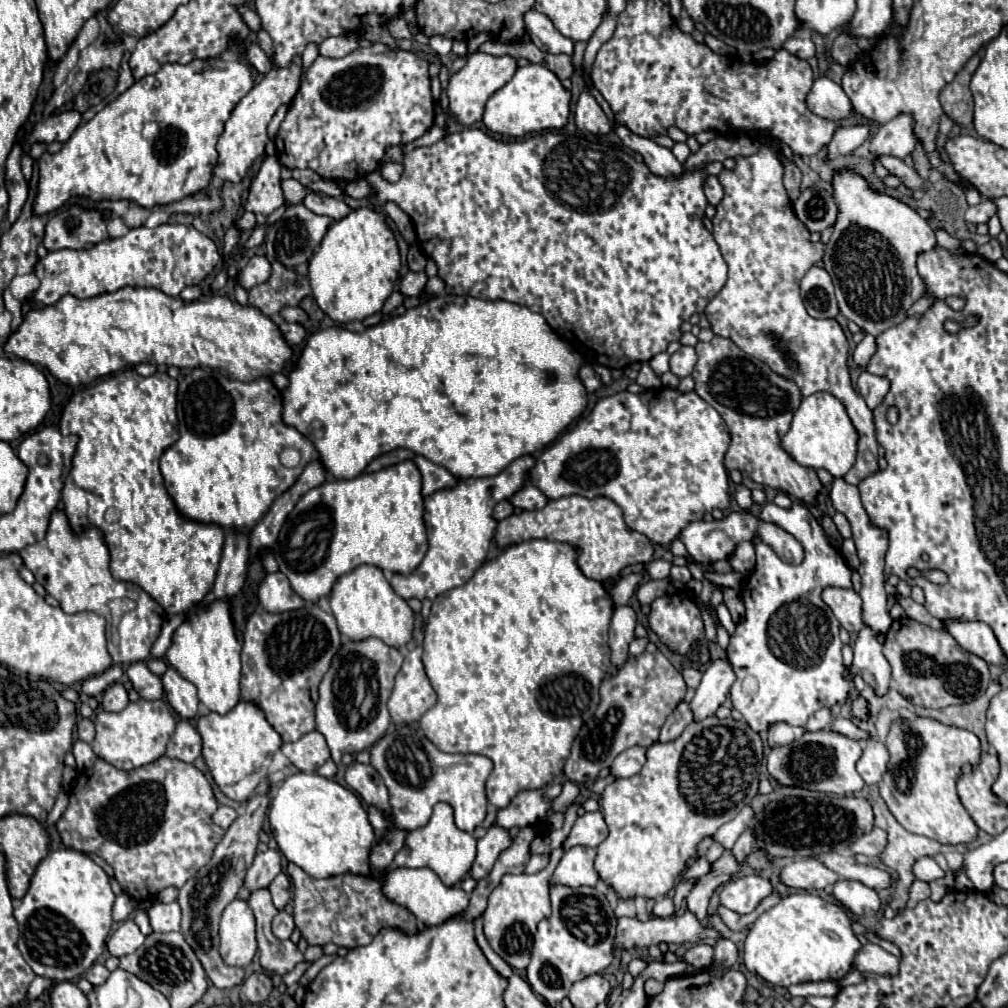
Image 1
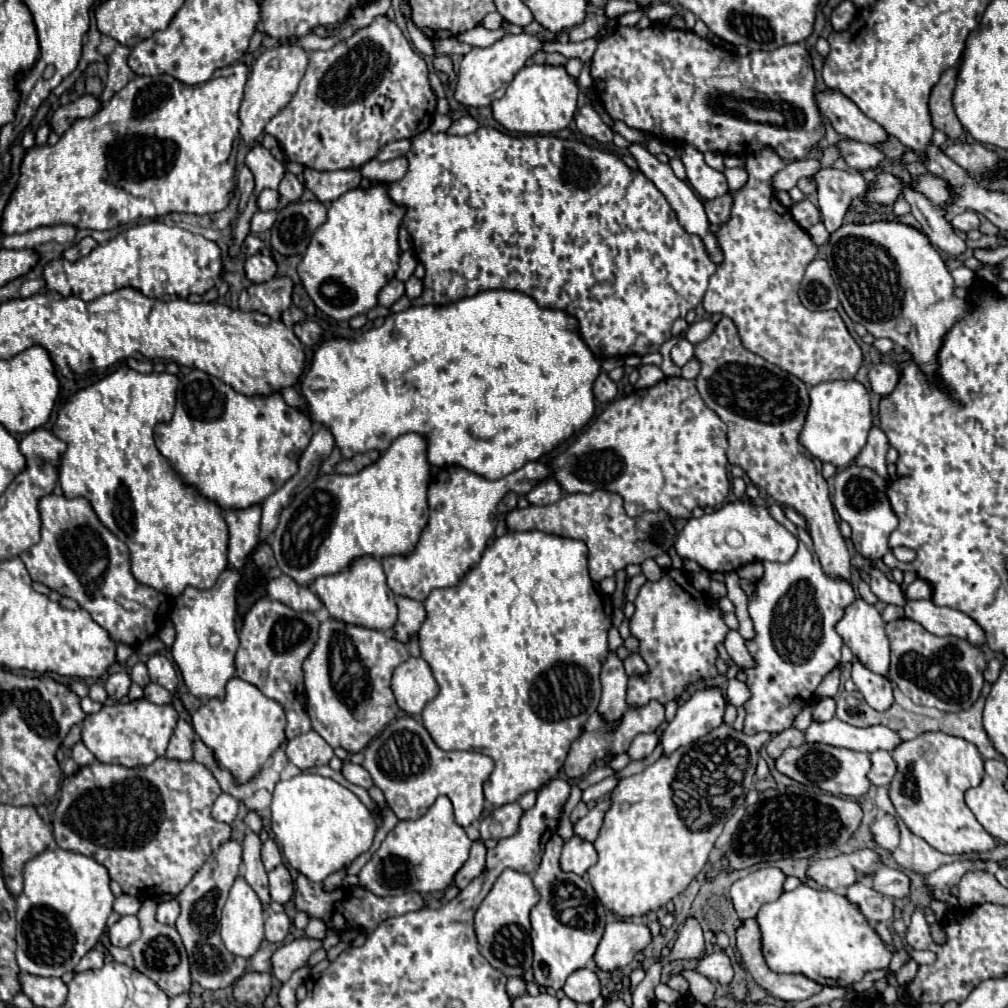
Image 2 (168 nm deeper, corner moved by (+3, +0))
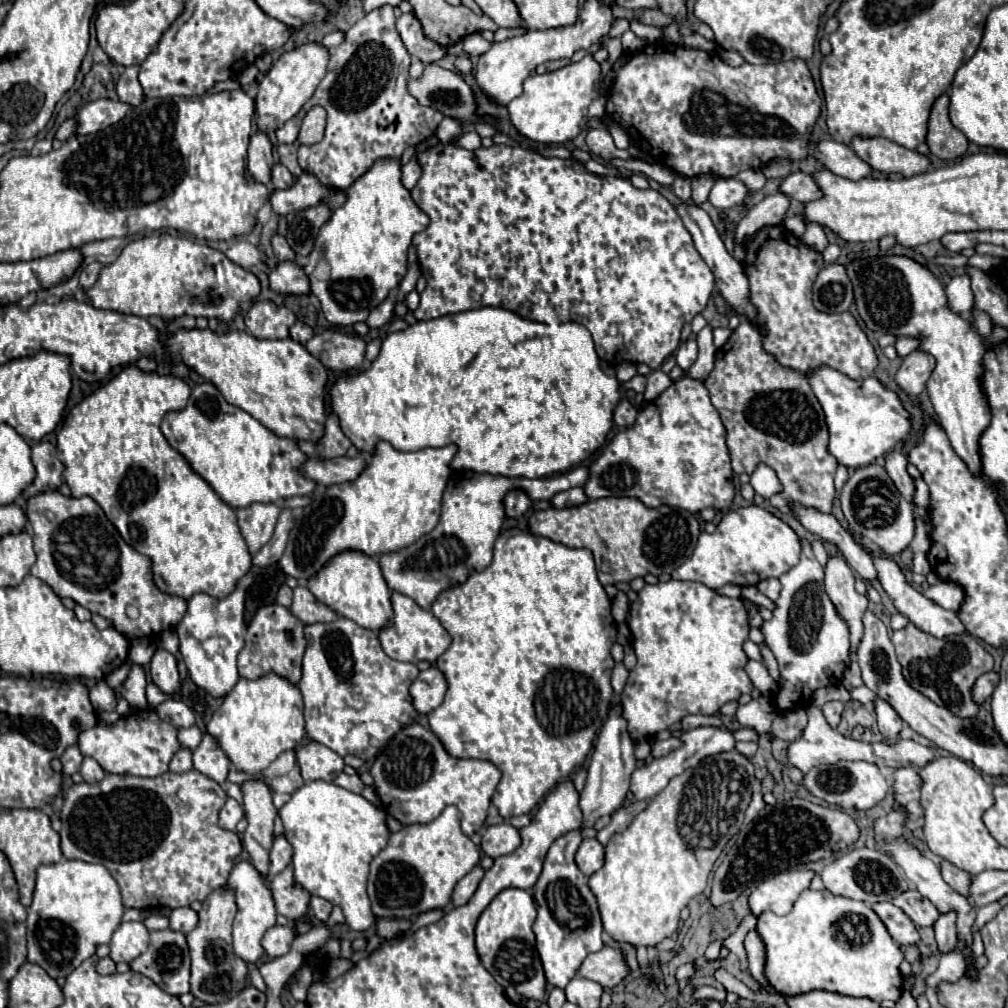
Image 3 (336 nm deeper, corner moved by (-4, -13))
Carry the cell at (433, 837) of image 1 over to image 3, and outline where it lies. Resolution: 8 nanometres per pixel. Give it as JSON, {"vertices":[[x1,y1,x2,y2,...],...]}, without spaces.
{"vertices":[[447,806,427,824,409,824,391,834,389,844,371,862,369,898,373,914,379,918,413,918,451,902,455,884,479,864,481,852,469,836,461,832,459,810]]}

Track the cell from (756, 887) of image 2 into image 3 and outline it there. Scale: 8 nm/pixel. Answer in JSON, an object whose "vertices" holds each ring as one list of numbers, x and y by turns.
{"vertices":[[789,870,779,872,769,880,763,880,749,896,751,912,755,916,759,916,765,910,771,910,779,916,789,914,793,902,805,888,809,888,813,876,815,876,813,870]]}

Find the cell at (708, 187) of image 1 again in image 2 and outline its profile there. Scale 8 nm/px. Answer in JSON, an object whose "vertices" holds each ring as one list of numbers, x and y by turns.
{"vertices":[[684,145,680,159,686,167,688,183,702,199,716,199,726,195,728,183,724,173,708,167,704,161,704,155,698,149,694,149,692,145]]}

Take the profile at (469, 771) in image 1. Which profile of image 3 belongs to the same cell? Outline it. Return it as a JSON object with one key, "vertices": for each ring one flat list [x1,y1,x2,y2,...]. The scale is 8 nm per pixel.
{"vertices":[[409,724,399,730,375,758,369,772,383,808,403,826,431,822,445,806,453,804,461,812,461,826,467,836,483,826,491,796,501,778,501,772,489,760,453,758,441,740,421,724]]}

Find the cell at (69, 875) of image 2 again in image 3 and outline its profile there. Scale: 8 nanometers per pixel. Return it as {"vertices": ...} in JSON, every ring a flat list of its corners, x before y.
{"vertices":[[61,858,57,864,37,868,37,886,33,894,33,904,27,908,27,942,29,942,29,962,39,964,47,970,51,978,65,978,71,974,85,958,93,956,99,944,109,944,113,932,123,918,123,902,119,886,109,870,101,864,89,864,81,860]]}

